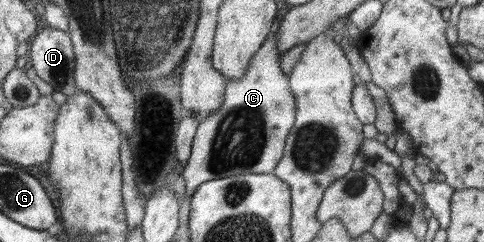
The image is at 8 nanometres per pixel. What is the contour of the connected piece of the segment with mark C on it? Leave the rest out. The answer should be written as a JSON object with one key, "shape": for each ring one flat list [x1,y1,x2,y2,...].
{"shape":[[269,35,253,55,245,75,239,79,229,79,223,105,199,122,192,141,188,164,180,173,187,185,187,193,193,195,200,183,238,176,246,173,273,174,285,149,285,139,294,126,296,107,290,91,288,76,281,69,280,53,277,49,277,35]]}

